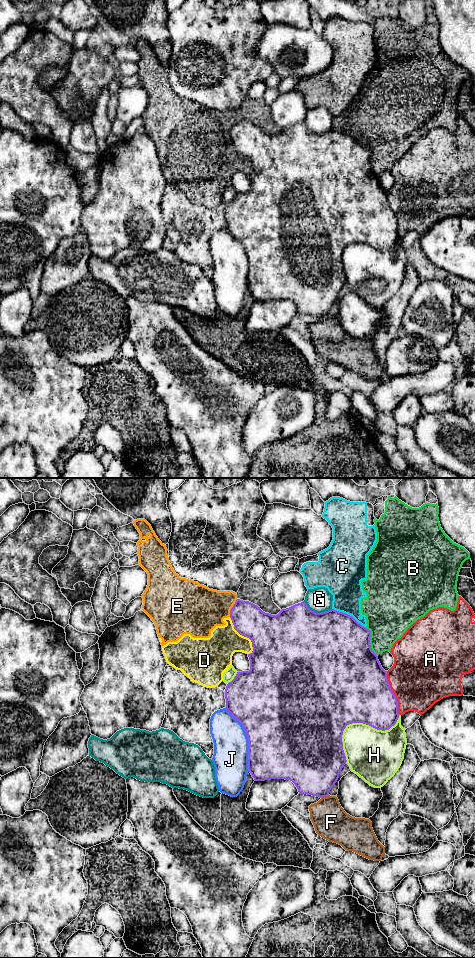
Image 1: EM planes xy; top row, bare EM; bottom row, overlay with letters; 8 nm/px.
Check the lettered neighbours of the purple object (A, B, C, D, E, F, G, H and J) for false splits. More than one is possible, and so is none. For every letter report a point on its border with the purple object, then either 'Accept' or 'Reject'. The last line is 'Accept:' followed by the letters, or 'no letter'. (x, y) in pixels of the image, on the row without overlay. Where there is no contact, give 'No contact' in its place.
A: Touches purple at xy (393, 213). Reject
B: Touches purple at xy (369, 161). Reject
C: Touches purple at xy (349, 135). Reject
D: Touches purple at xy (243, 155). Reject
E: Touches purple at xy (231, 128). Reject
F: Touches purple at xy (325, 316). Reject
G: Touches purple at xy (317, 133). Reject
H: Touches purple at xy (356, 242). Reject
J: Touches purple at xy (248, 260). Reject
Accept: no letter

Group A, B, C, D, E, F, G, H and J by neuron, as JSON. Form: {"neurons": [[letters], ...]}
{"neurons": [["A"], ["B"], ["C"], ["D", "E"], ["F"], ["G"], ["H"], ["J"]]}

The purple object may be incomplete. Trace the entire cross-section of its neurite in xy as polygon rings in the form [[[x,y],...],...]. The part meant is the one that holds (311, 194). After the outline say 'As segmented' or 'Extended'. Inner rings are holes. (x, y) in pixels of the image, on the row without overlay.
[[[237,119],[230,130],[230,138],[234,149],[240,155],[249,158],[253,167],[253,171],[248,174],[250,190],[237,192],[234,199],[227,204],[225,209],[226,229],[242,244],[248,258],[249,292],[255,301],[290,300],[297,307],[299,314],[307,314],[319,318],[329,316],[331,308],[337,302],[339,294],[347,282],[342,262],[342,255],[346,246],[352,243],[363,243],[377,250],[385,251],[394,246],[399,238],[397,218],[390,208],[387,191],[382,188],[378,176],[371,169],[370,150],[358,143],[352,136],[334,129],[316,133],[310,130],[304,121],[282,129],[277,135],[271,135],[263,132],[260,127],[249,121]]]. As segmented

